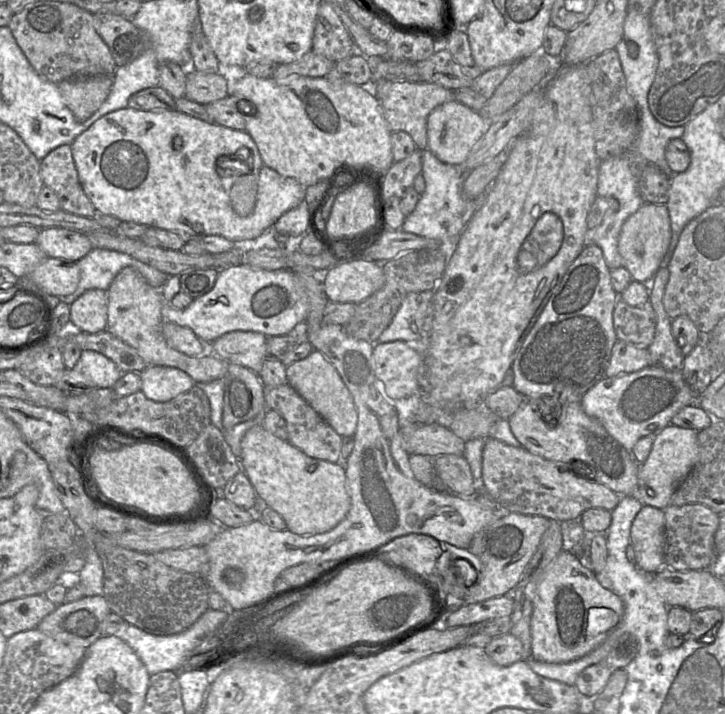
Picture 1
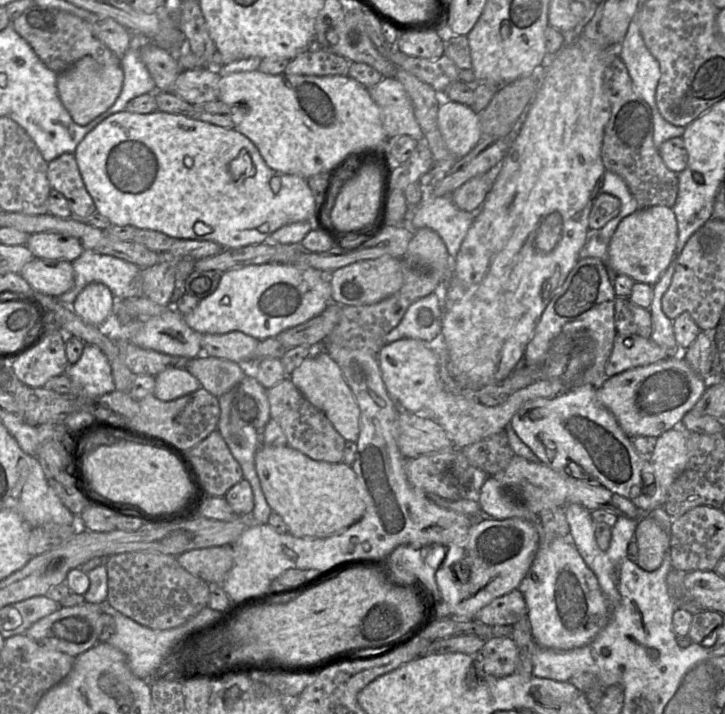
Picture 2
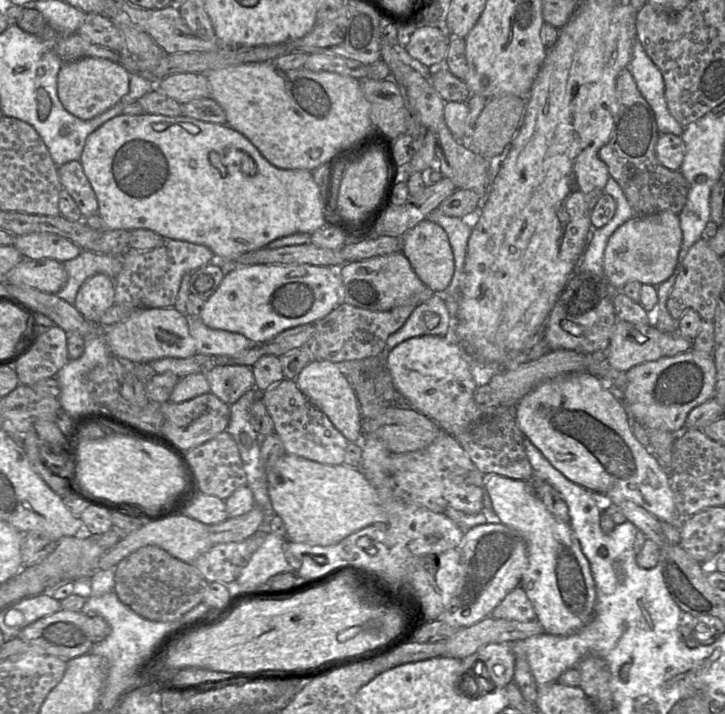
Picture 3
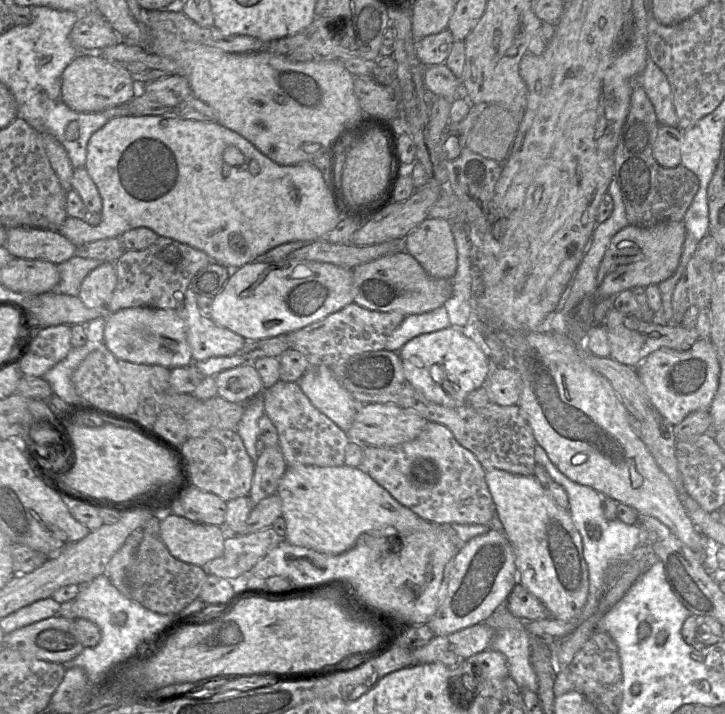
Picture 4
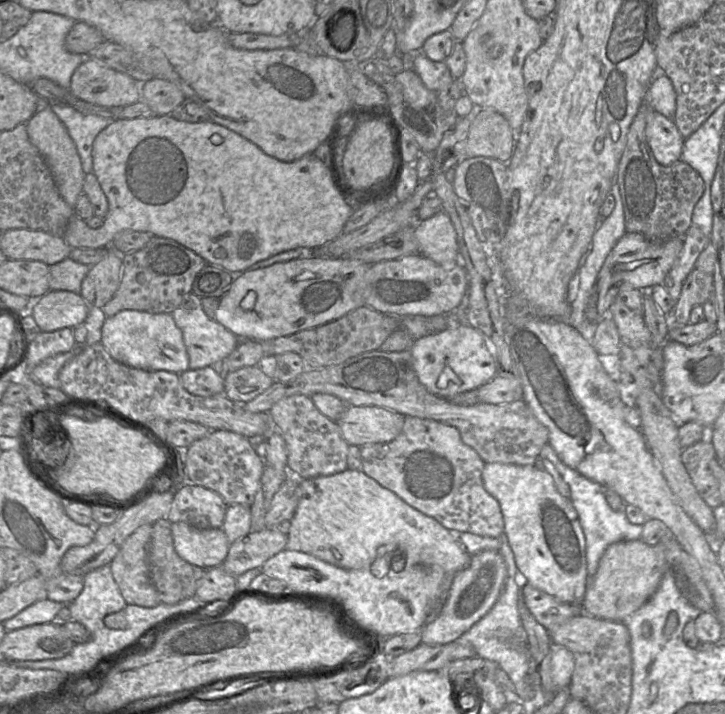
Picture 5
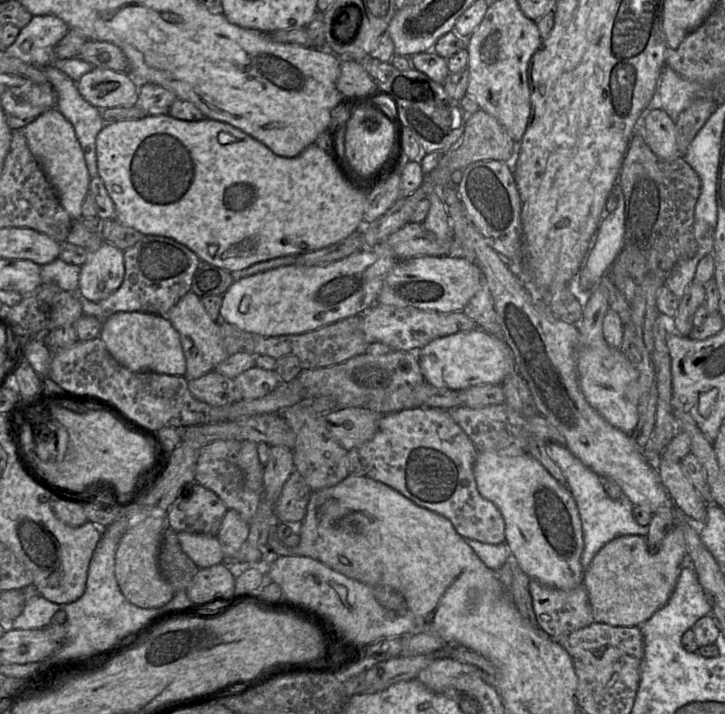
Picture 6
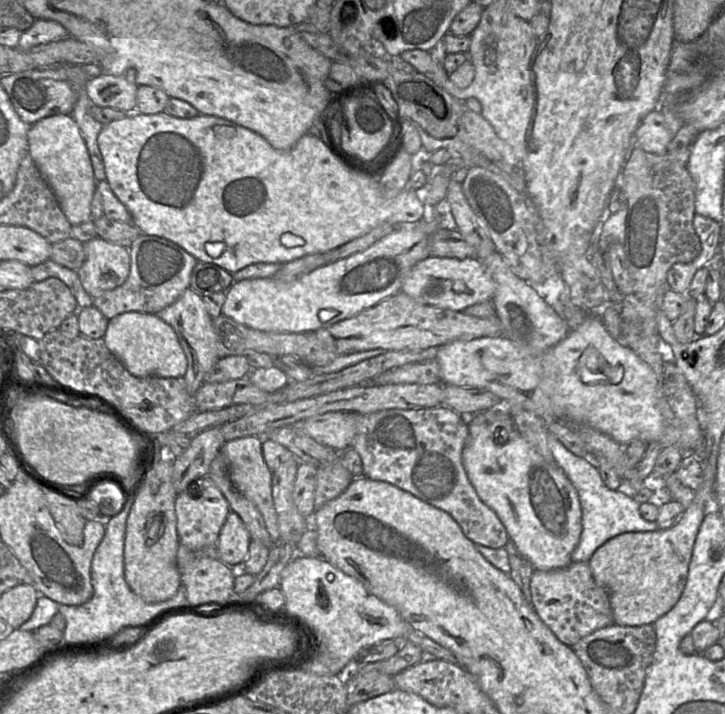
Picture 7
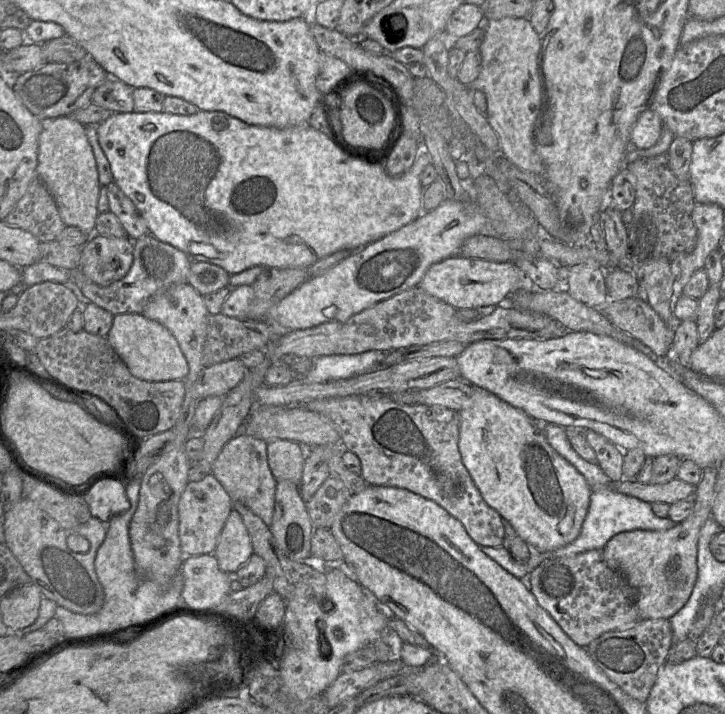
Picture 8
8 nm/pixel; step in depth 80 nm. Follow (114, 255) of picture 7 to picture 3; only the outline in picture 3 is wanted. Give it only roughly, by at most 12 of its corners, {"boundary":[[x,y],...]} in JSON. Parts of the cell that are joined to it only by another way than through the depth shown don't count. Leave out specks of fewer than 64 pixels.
{"boundary":[[105,274],[79,288],[75,308],[90,322],[115,304],[115,281]]}

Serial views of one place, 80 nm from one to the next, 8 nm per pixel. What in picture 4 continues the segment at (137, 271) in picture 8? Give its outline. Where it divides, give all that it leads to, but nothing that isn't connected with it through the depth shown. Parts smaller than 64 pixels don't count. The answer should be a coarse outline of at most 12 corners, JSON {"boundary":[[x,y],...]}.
{"boundary":[[166,237],[114,262],[107,308],[176,309],[203,251]]}

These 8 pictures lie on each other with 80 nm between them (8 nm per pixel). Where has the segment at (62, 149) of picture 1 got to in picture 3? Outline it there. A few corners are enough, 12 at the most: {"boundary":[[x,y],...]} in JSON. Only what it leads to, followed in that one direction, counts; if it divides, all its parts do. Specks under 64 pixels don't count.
{"boundary":[[79,161],[58,167],[60,183],[82,216],[98,214]]}

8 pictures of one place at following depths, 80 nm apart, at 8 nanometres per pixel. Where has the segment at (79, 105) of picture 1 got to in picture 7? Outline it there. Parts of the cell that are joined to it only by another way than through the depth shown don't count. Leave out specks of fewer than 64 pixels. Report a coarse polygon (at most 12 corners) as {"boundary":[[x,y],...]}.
{"boundary":[[106,73],[85,85],[92,105],[137,112],[138,86]]}

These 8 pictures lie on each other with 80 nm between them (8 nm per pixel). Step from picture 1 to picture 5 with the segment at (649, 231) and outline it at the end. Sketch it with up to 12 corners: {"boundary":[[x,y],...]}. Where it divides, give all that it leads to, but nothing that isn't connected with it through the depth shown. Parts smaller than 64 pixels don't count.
{"boundary":[[626,232],[598,274],[585,310],[598,324],[621,290],[662,284],[681,237]]}

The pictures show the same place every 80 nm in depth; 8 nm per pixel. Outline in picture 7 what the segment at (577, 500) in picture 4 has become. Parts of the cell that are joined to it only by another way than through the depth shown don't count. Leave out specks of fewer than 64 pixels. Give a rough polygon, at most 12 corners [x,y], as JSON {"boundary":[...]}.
{"boundary":[[548,432],[554,464],[575,487],[582,533],[572,562],[626,532],[659,530],[640,500]]}

